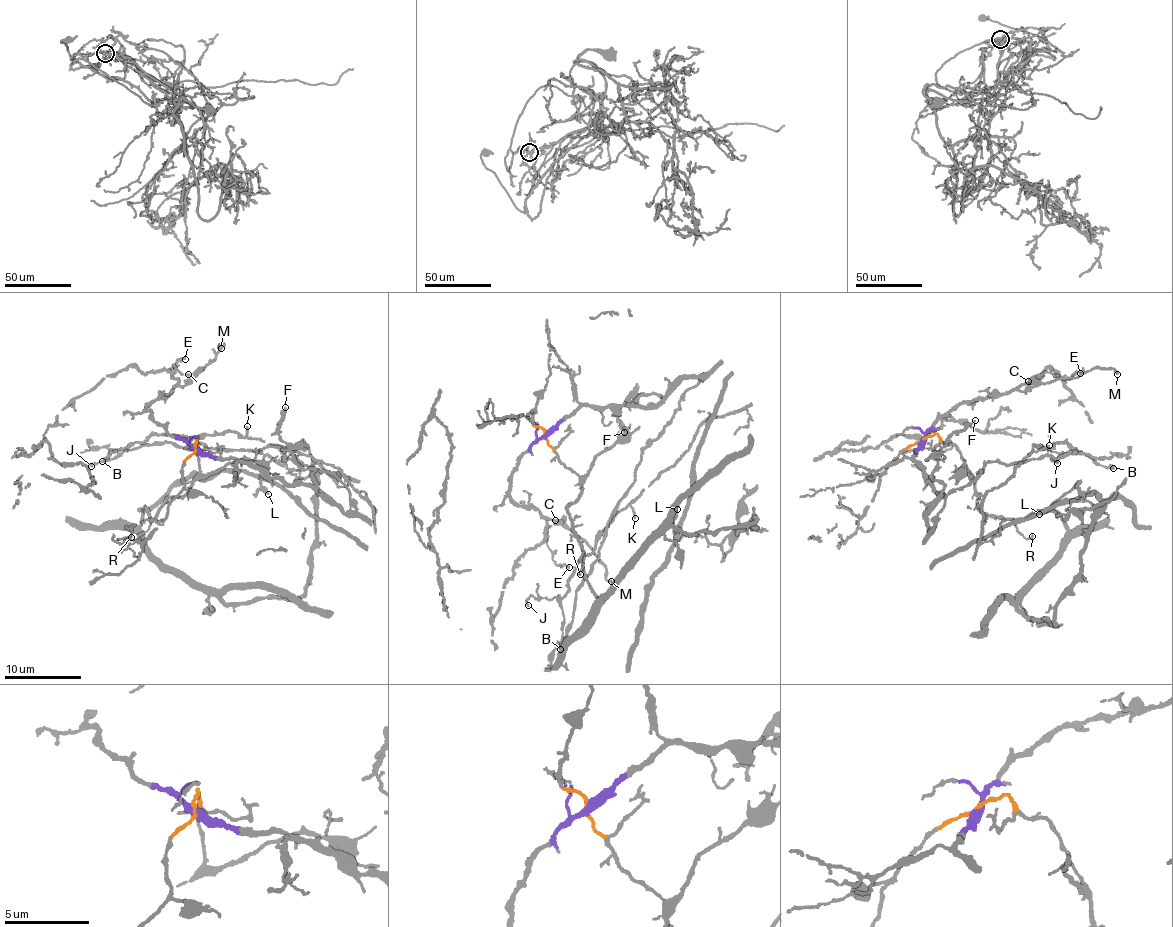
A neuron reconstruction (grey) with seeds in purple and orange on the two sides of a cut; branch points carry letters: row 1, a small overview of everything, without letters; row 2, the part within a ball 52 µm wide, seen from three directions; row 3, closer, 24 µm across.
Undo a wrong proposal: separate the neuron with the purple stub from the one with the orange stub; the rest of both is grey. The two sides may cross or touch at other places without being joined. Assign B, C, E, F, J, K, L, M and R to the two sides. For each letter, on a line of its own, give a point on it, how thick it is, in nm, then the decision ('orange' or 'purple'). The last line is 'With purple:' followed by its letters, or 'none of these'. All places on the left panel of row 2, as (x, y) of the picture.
B: at (102, 461); 140 nm thick; purple
C: at (188, 374); 130 nm thick; purple
E: at (185, 359); 170 nm thick; purple
F: at (285, 407); 170 nm thick; purple
J: at (91, 466); 150 nm thick; purple
K: at (247, 426); 120 nm thick; purple
L: at (268, 494); 280 nm thick; orange
M: at (221, 348); 190 nm thick; purple
R: at (131, 537); 130 nm thick; orange
With purple: B, C, E, F, J, K, M

